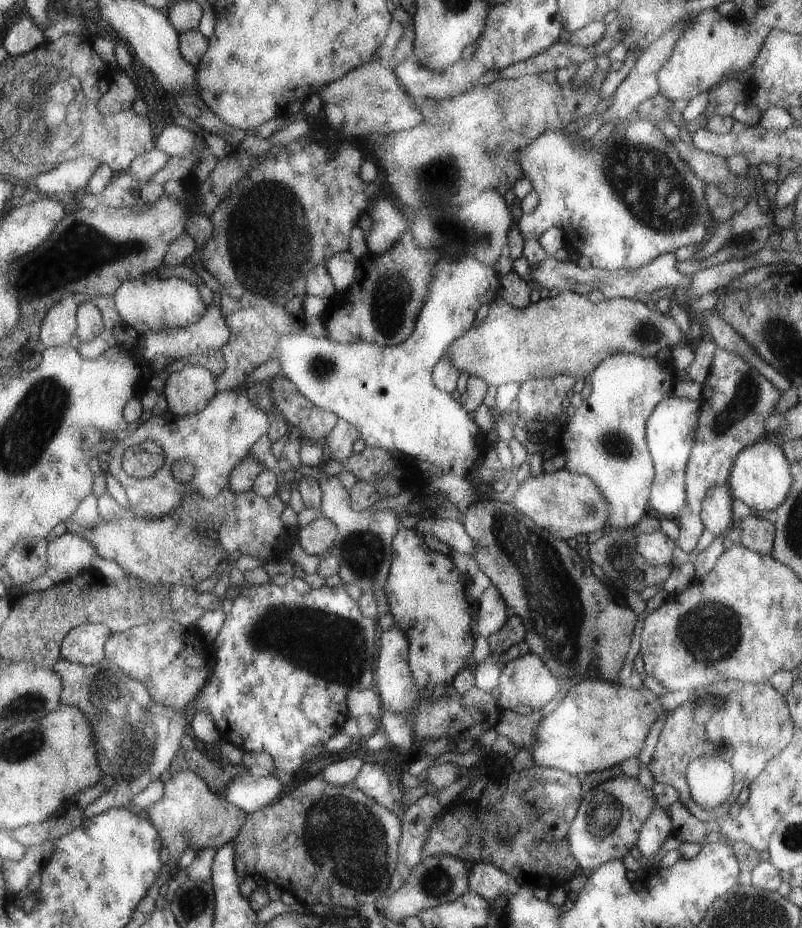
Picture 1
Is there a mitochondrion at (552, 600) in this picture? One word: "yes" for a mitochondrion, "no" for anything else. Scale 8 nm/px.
yes

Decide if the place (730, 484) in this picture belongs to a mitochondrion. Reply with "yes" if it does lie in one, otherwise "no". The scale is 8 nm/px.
no

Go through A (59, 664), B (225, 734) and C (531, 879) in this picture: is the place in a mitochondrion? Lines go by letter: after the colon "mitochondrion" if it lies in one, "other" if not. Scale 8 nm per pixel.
A: other
B: other
C: other

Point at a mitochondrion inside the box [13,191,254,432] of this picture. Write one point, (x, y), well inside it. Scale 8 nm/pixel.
(83, 251)

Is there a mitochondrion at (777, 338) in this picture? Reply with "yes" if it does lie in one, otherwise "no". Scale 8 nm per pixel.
yes

